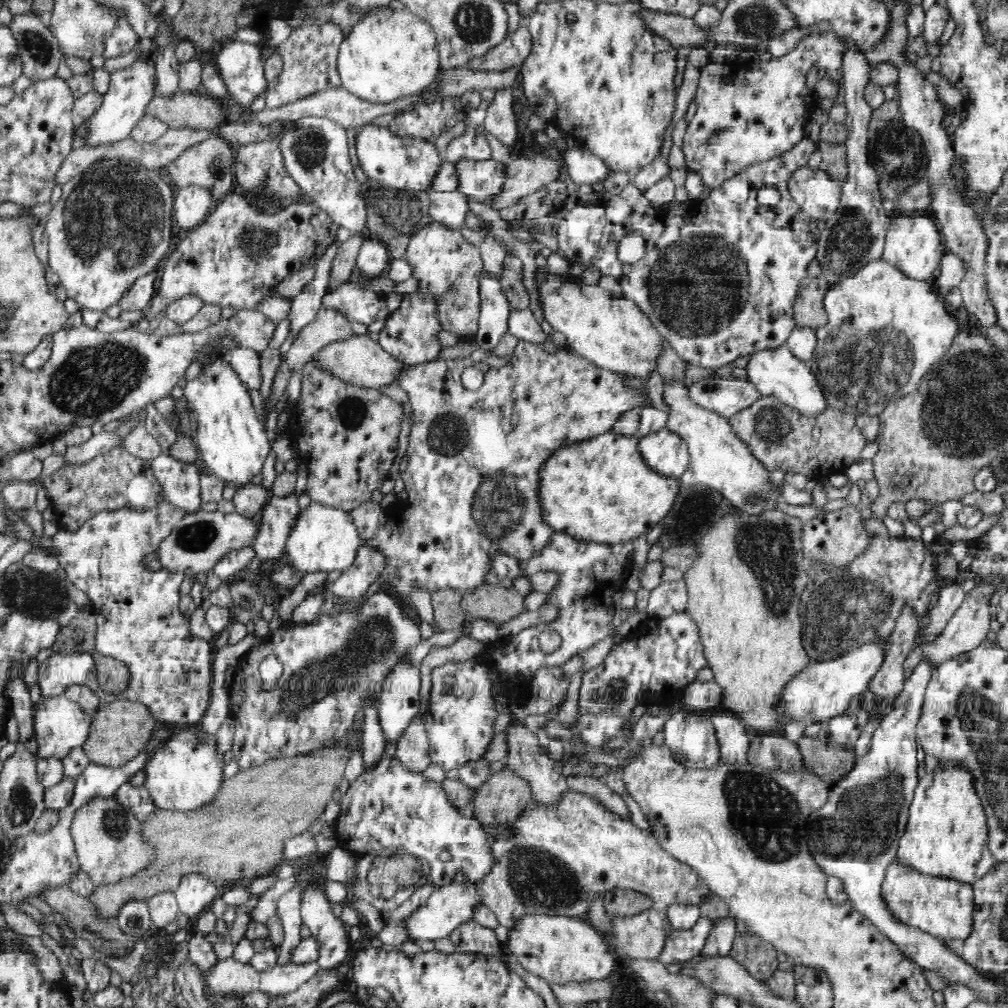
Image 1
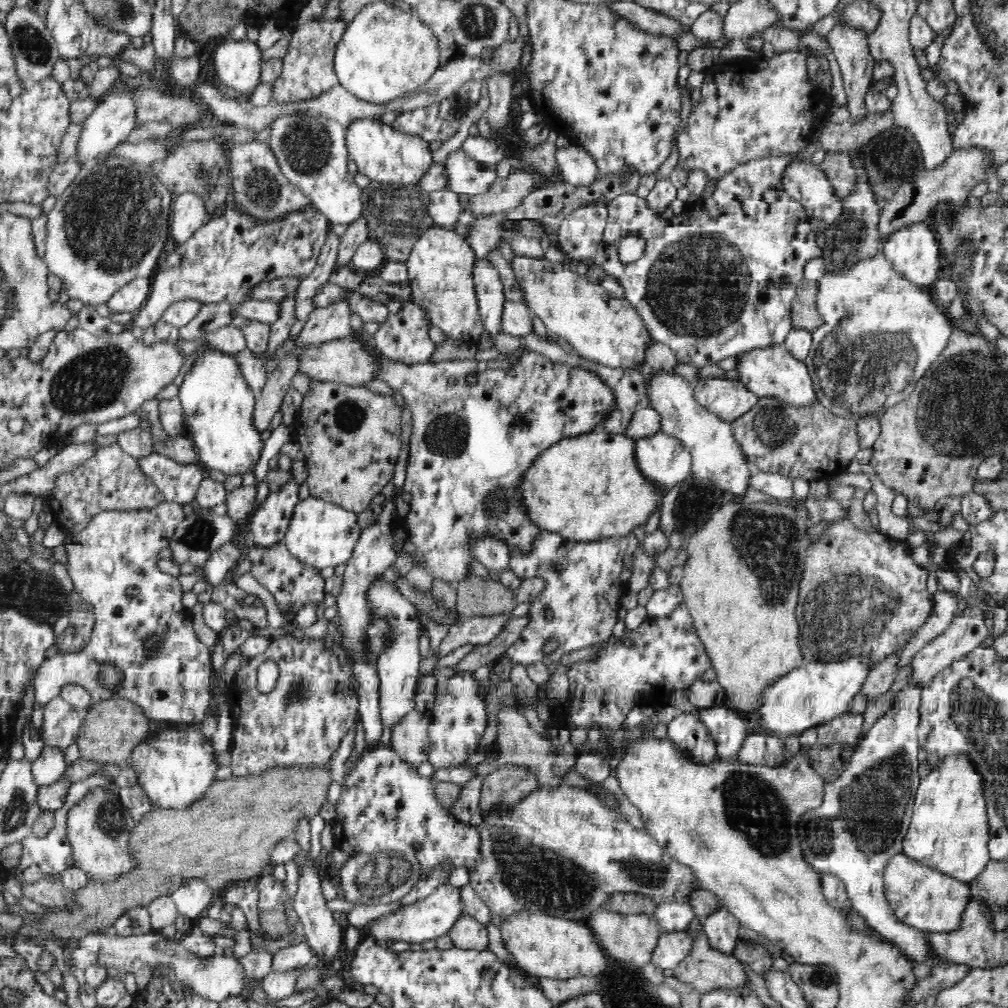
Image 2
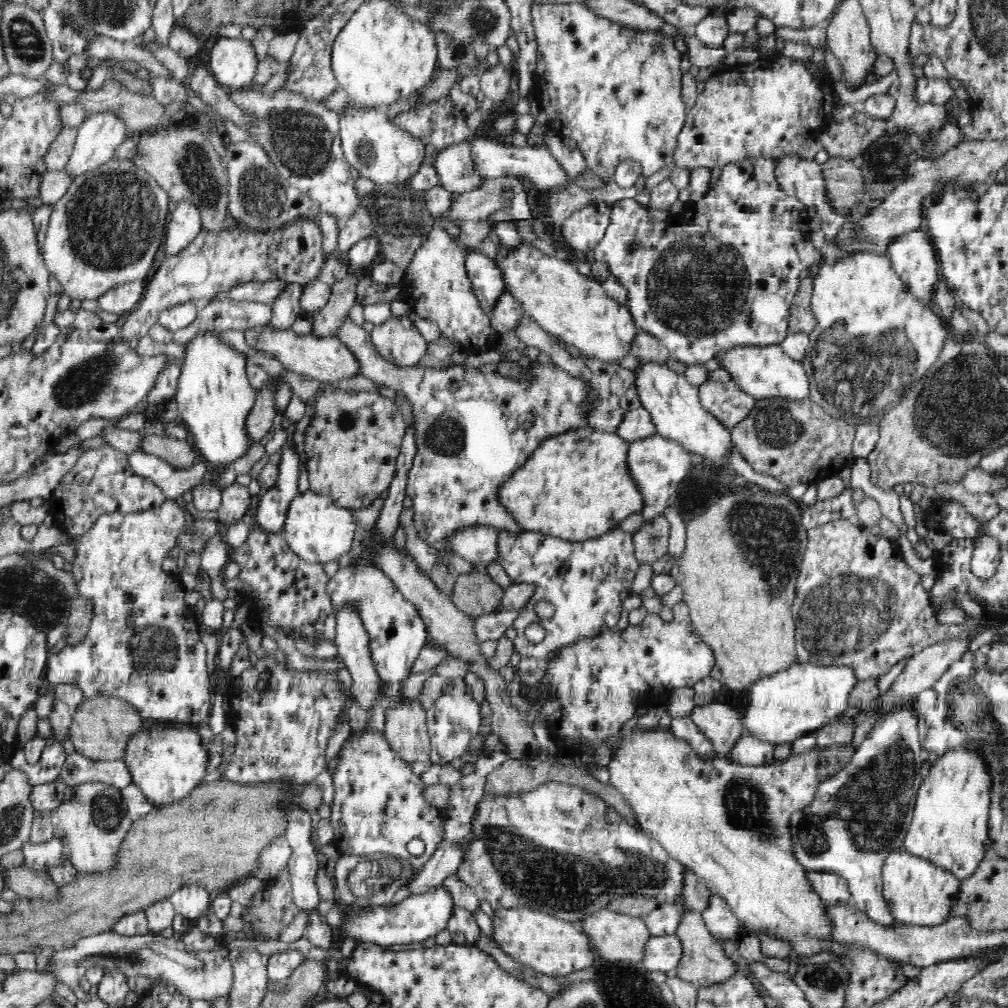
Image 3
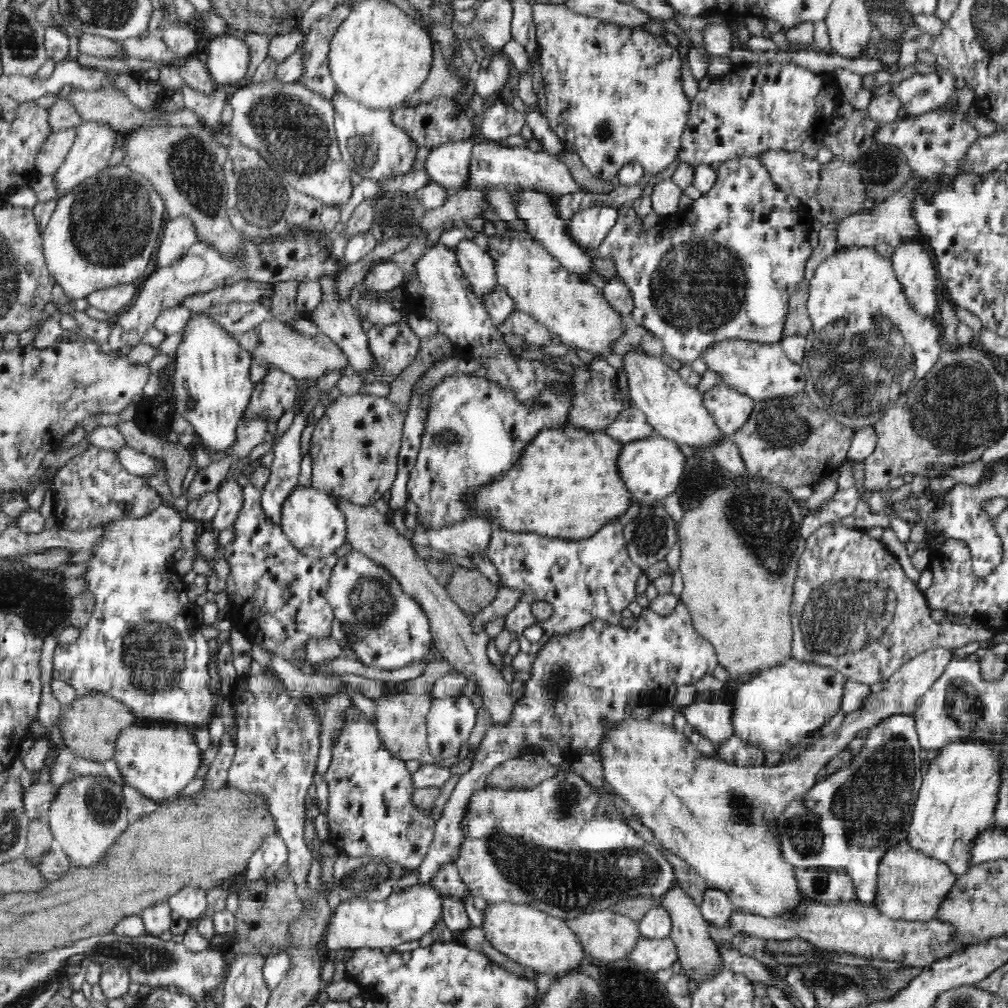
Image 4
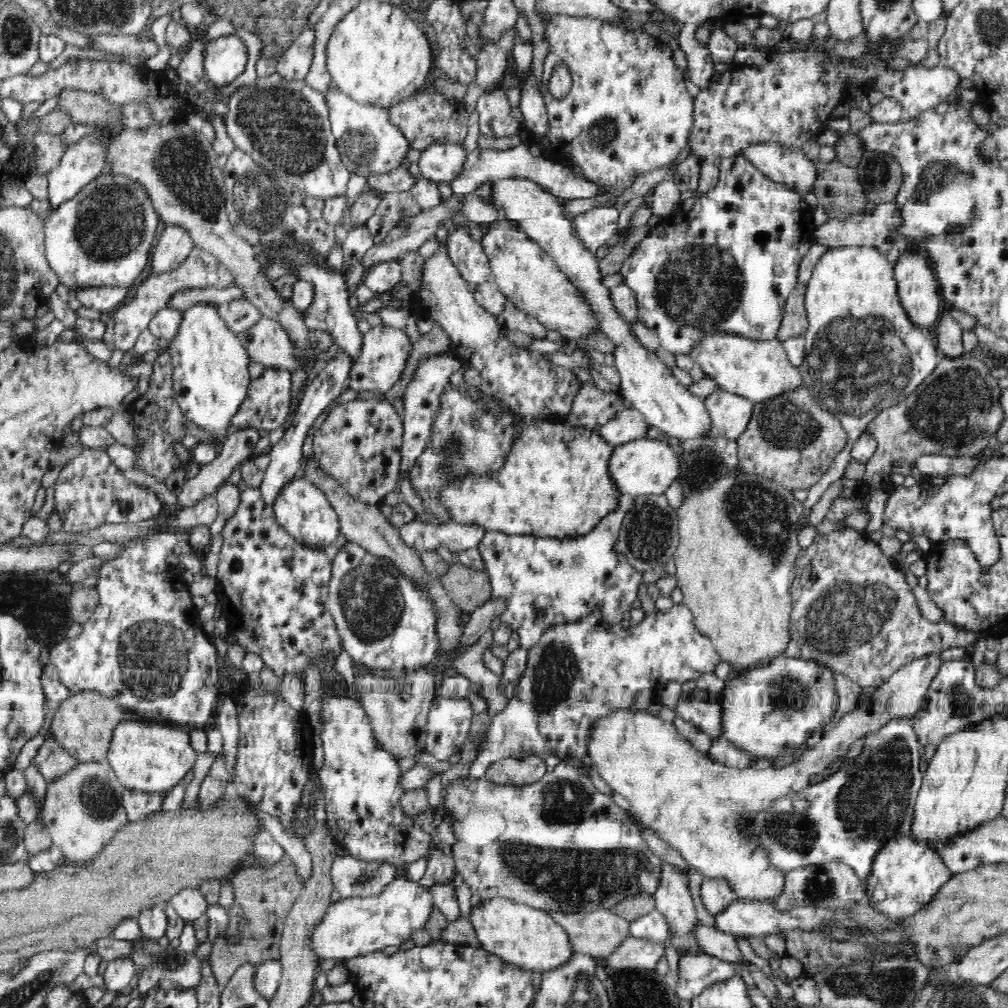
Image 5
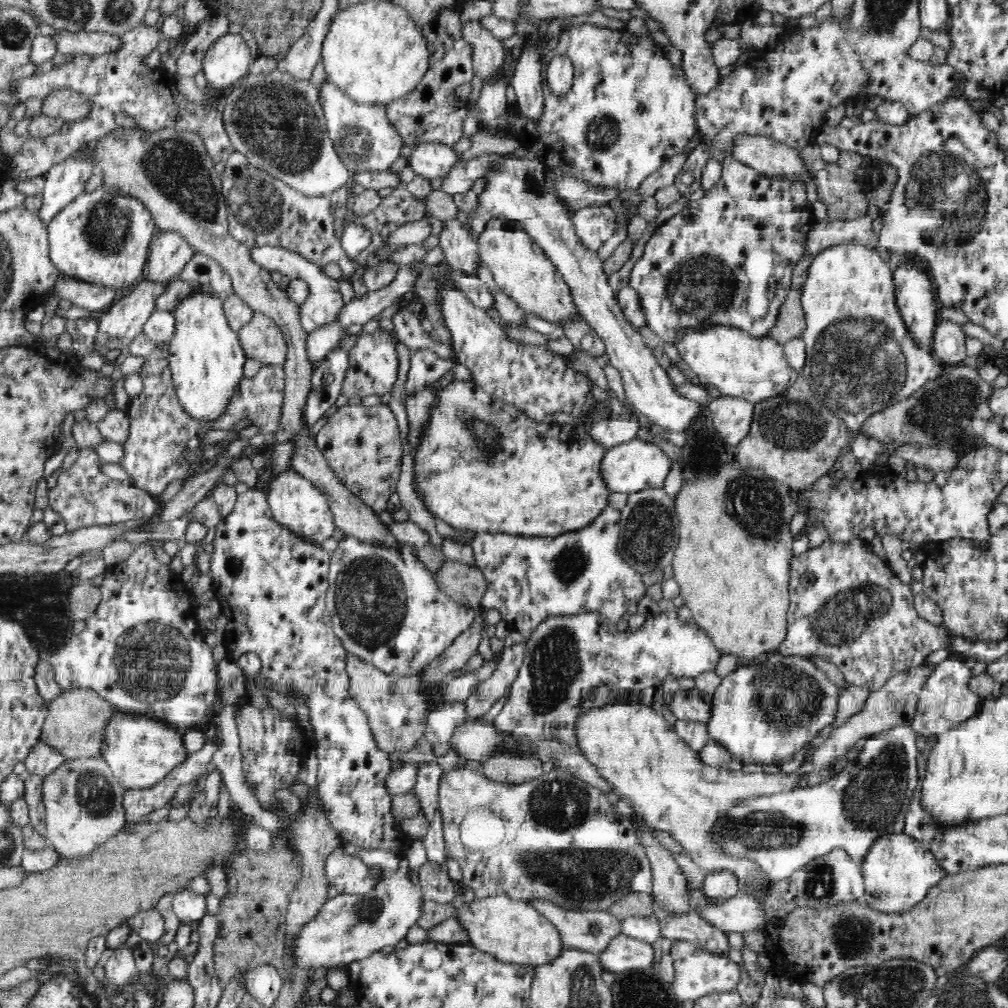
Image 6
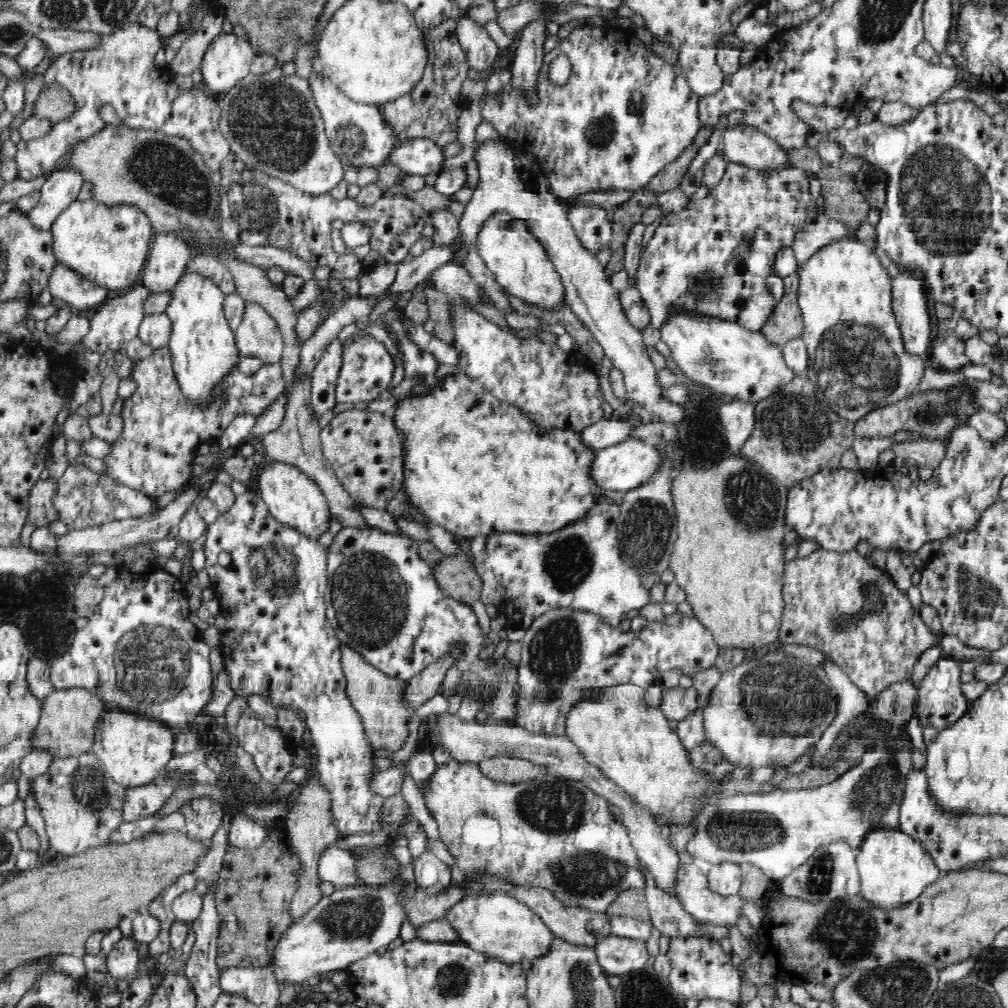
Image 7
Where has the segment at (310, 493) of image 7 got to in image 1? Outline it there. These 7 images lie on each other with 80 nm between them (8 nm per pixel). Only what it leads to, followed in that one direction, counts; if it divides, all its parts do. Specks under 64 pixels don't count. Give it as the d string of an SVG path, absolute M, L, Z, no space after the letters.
M312 502L296 519L296 526L286 542L286 557L297 572L346 572L354 564L360 546L358 529L347 511Z

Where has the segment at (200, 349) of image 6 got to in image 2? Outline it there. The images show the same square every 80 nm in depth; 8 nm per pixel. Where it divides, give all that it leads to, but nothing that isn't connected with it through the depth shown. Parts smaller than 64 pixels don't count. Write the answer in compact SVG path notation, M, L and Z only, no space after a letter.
M206 346L196 354L194 366L183 378L179 388L180 402L186 431L197 449L198 464L206 471L214 469L224 476L246 476L262 458L267 434L254 424L255 397L248 383L242 378L233 354Z

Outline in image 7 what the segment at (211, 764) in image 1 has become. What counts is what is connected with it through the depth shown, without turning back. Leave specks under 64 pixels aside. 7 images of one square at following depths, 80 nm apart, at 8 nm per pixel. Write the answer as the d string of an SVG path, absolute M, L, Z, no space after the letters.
M108 708L100 716L100 722L98 722L98 729L96 730L97 740L95 748L92 750L98 759L102 761L104 770L108 771L110 776L120 786L123 786L125 789L131 789L149 785L161 776L161 773L168 766L168 763L171 762L171 759L174 759L178 755L174 754L176 745L175 731L175 729L170 728L161 721Z

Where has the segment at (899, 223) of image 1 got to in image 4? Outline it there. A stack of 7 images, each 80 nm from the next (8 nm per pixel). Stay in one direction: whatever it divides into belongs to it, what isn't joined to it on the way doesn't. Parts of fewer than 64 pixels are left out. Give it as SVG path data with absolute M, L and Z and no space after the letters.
M921 235L910 237L894 247L894 254L889 259L892 262L896 278L903 284L908 301L919 313L926 316L936 316L937 298L941 293L940 280L936 270L935 258Z

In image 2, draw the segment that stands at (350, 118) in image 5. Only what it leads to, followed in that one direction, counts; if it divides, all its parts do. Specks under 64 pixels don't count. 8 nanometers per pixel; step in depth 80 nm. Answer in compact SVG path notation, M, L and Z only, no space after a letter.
M381 118L360 120L353 123L347 130L348 154L357 164L358 173L366 175L371 181L392 186L418 186L420 180L427 175L428 170L434 164L433 151L428 143L416 135L404 134L392 129L392 126L384 124Z

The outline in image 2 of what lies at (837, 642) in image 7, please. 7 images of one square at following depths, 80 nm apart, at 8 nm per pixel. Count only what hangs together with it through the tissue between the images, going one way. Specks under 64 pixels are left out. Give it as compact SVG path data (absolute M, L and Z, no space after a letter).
M840 520L840 522L832 524L831 530L824 534L819 543L809 544L805 553L805 568L802 580L800 580L799 604L796 608L796 618L801 626L799 630L799 645L806 663L831 663L832 661L841 661L848 657L855 657L860 653L870 653L874 657L875 663L879 663L892 651L897 650L897 652L900 652L900 648L906 646L909 638L924 624L933 605L933 595L928 592L926 587L930 572L912 556L910 546L908 546L906 540L894 539L881 532L859 531L850 520Z

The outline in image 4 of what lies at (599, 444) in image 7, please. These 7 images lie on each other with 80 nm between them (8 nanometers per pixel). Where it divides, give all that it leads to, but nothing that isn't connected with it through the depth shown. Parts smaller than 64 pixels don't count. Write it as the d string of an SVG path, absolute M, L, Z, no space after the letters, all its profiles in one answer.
M636 406L620 412L616 422L610 424L605 432L624 444L647 439L656 434L654 427L646 418L646 413Z

